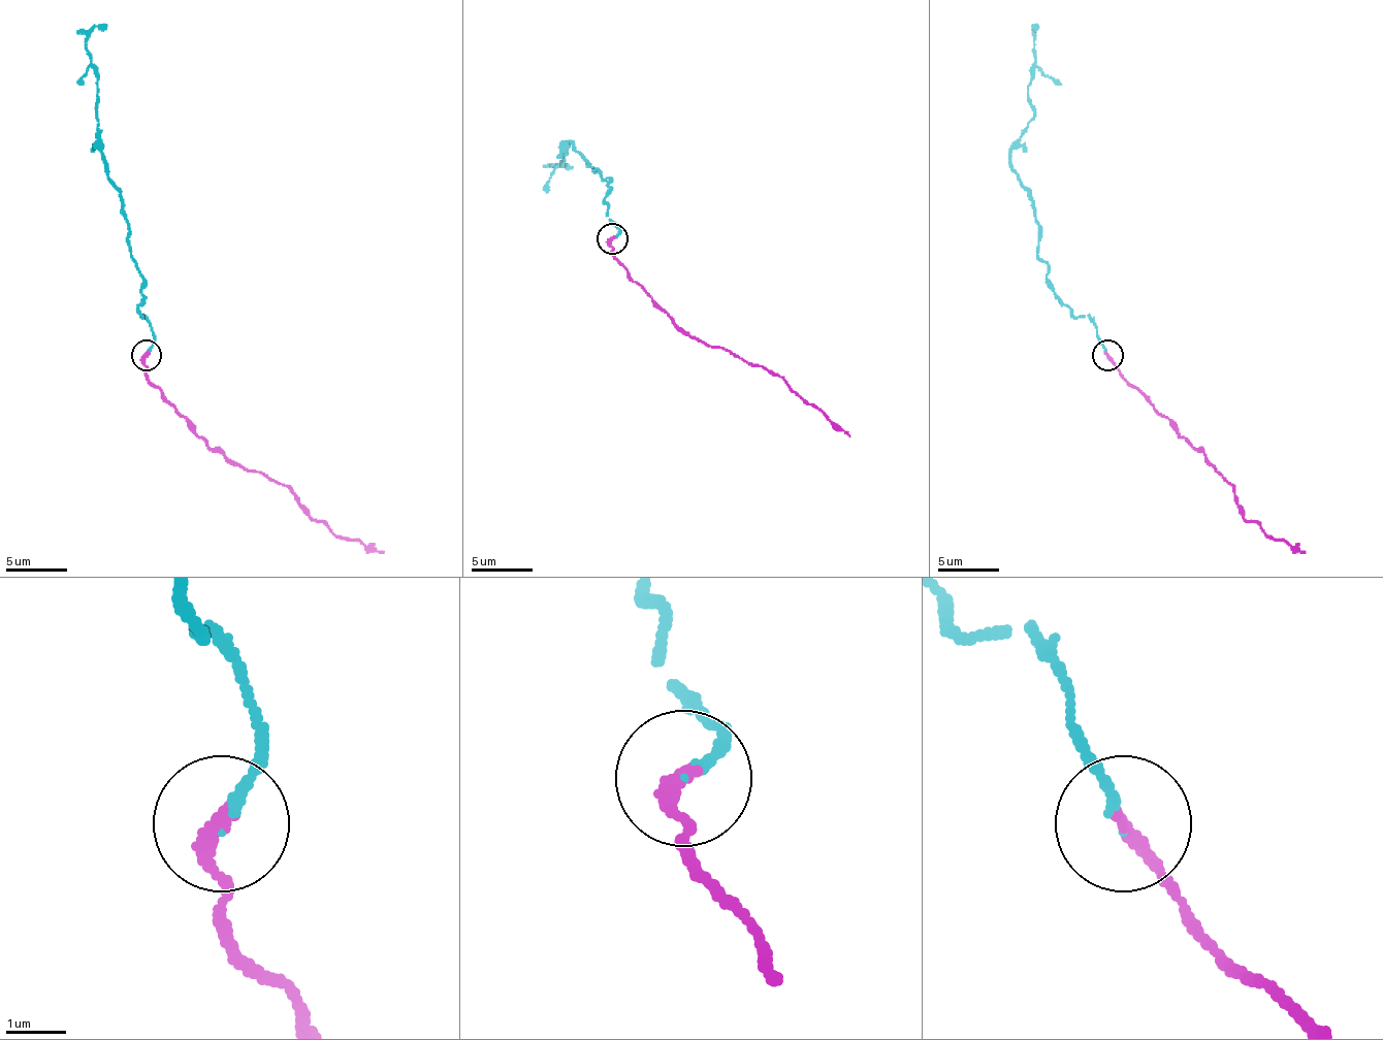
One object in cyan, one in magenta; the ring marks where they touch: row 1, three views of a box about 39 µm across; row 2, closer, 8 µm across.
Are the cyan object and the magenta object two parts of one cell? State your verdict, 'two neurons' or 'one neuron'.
two neurons

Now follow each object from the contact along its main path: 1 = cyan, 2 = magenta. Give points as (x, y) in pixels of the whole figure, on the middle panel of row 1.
1: (613, 236), (619, 227), (607, 205), (610, 182), (570, 141), (564, 166), (564, 160), (551, 166), (573, 169)
2: (613, 239), (613, 258), (677, 325), (778, 375), (848, 435)

